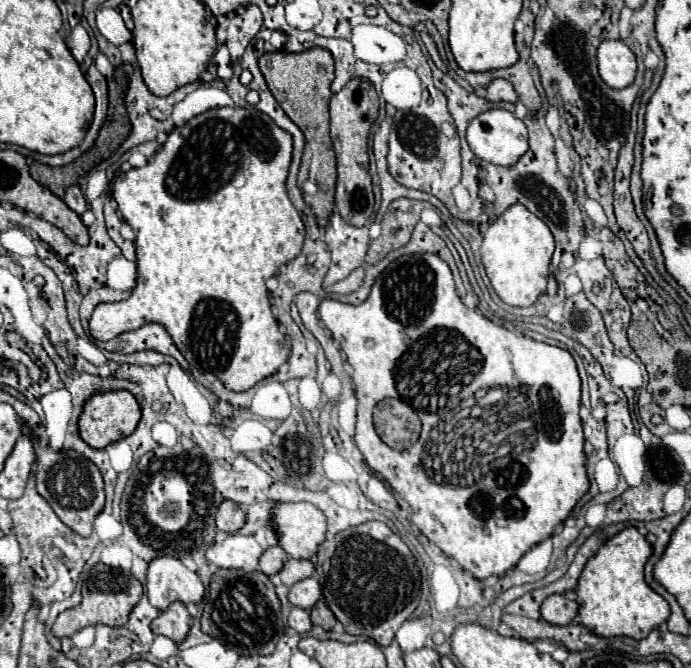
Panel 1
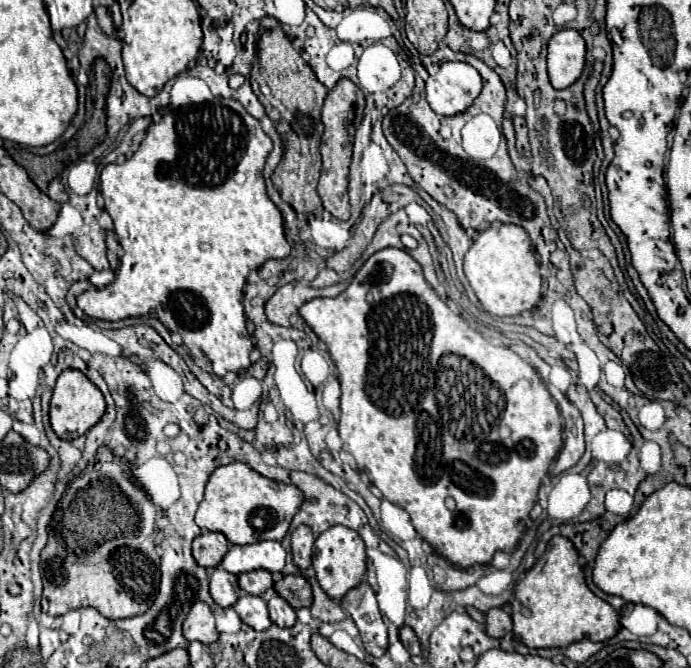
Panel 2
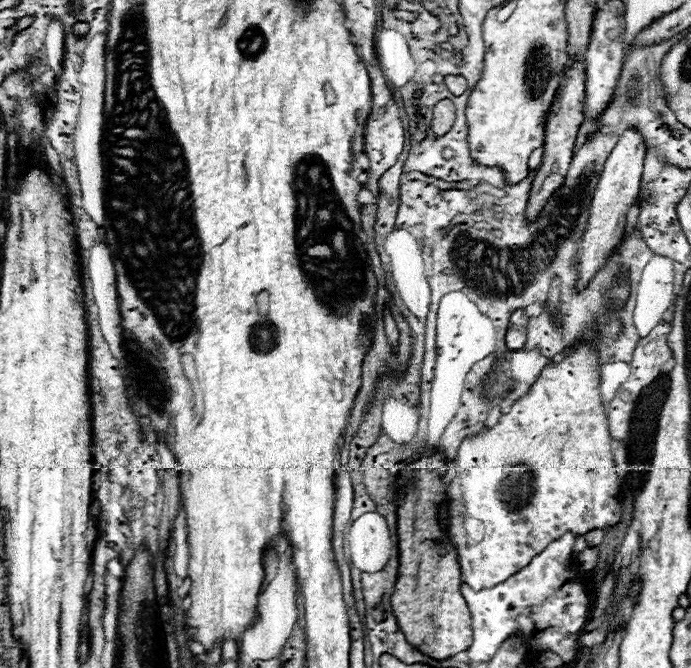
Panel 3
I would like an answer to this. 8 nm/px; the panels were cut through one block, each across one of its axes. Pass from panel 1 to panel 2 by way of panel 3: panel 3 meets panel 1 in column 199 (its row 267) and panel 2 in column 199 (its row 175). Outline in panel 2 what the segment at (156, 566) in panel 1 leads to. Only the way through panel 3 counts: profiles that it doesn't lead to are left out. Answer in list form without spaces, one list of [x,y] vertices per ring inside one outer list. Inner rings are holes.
[[[196,602],[184,620],[184,638],[198,640],[202,644],[214,644],[218,640],[218,630],[212,610],[204,602]]]

